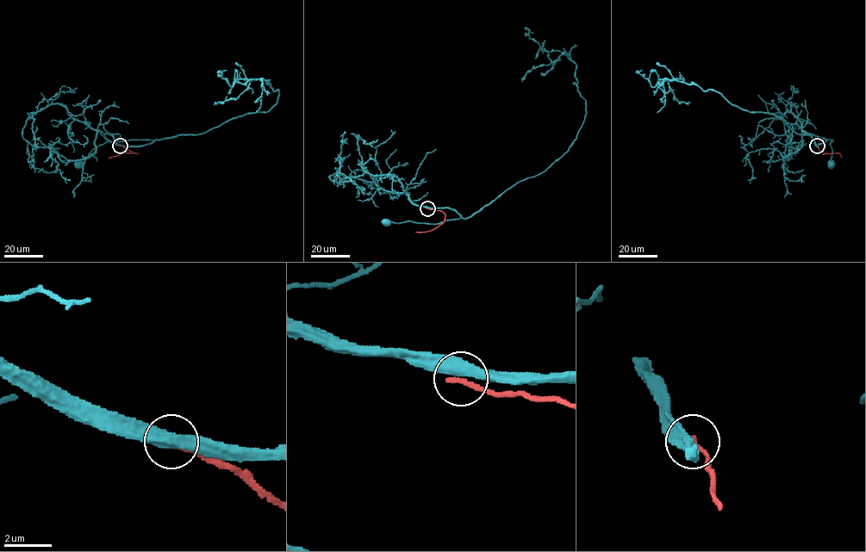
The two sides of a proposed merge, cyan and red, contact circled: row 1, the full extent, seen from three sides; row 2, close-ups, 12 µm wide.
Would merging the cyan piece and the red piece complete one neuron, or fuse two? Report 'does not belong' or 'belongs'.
does not belong

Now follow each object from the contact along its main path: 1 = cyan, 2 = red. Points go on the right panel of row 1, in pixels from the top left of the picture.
1: (817, 145), (832, 140), (830, 144), (831, 165)
2: (817, 145), (819, 152), (838, 152), (840, 158)

